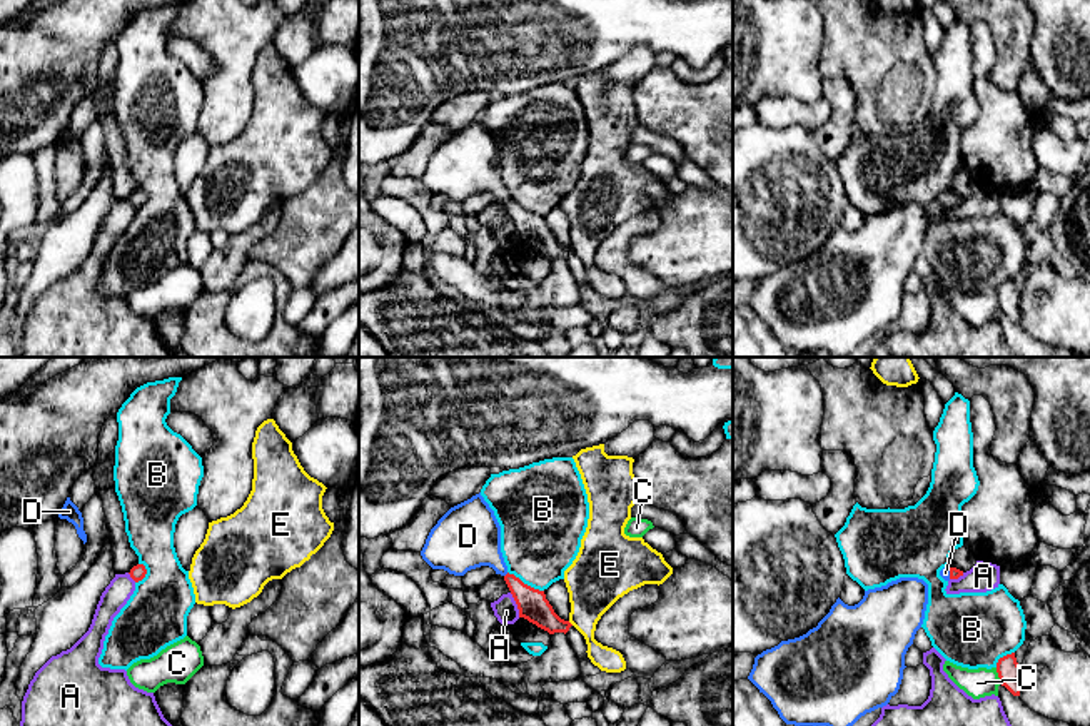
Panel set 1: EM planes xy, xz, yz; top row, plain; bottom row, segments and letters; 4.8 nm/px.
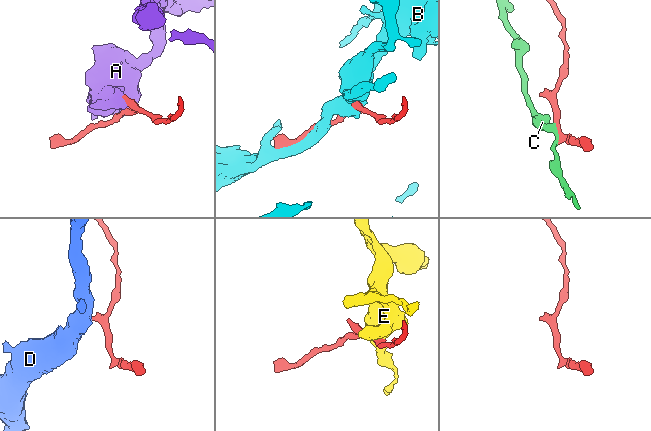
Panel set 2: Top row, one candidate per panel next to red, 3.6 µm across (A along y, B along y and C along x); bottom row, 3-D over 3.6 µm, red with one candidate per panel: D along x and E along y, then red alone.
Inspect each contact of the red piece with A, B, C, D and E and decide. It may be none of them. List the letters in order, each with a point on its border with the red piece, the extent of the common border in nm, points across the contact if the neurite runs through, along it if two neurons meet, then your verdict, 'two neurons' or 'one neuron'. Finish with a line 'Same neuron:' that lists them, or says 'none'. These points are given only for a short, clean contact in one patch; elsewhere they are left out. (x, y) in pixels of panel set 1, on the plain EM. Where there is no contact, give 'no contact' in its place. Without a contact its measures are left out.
A: contact xz (516, 229); length 130 nm; two neurons
B: contact xz (526, 211); length 200 nm; two neurons
C: contact yz (999, 302); length 90 nm; border yz (995, 294), (1002, 309); two neurons
D: contact xz (506, 201); length 30 nm; way xz (531, 229), (506, 201), (469, 164); one neuron
E: contact xz (570, 249); length 40 nm; border xz (568, 247), (573, 251); two neurons
Same neuron: D

